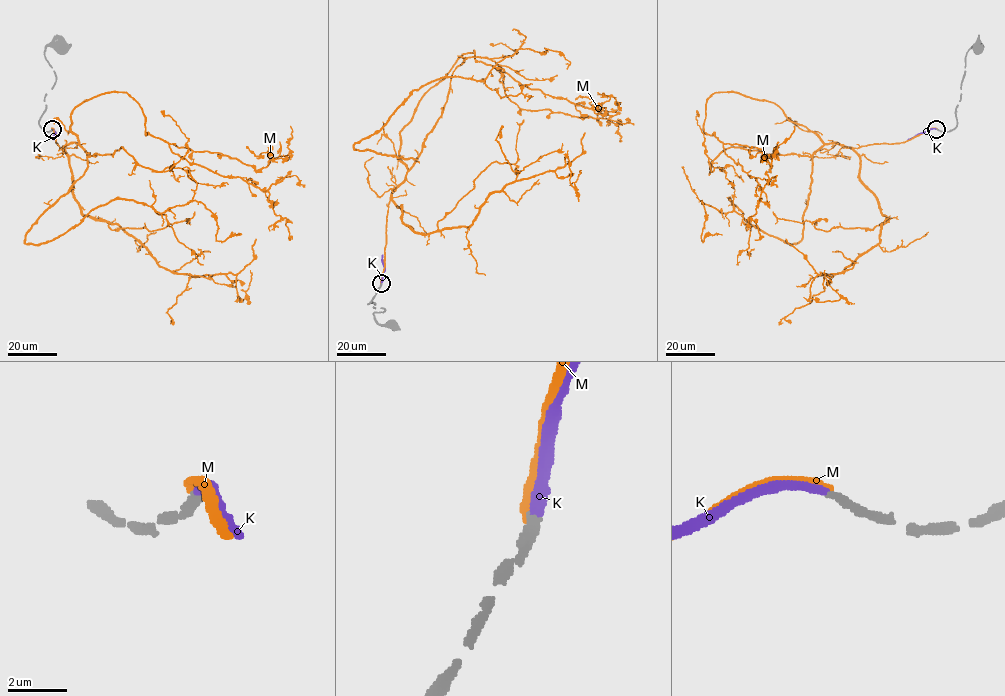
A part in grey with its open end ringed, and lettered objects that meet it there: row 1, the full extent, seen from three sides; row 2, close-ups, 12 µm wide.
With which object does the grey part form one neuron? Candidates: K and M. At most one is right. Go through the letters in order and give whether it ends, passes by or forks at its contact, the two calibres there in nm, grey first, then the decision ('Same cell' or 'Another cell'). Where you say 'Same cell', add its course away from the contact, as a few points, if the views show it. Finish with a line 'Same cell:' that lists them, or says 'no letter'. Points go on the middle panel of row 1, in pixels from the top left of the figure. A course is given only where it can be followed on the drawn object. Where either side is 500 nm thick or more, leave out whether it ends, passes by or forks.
K: It ends there. Thickness 320 nm (grey) against 320 nm. Same cell. Its course: (381, 284), (382, 255)
M: It ends there. Thickness 320 nm (grey) against 360 nm. Another cell
Same cell: K

